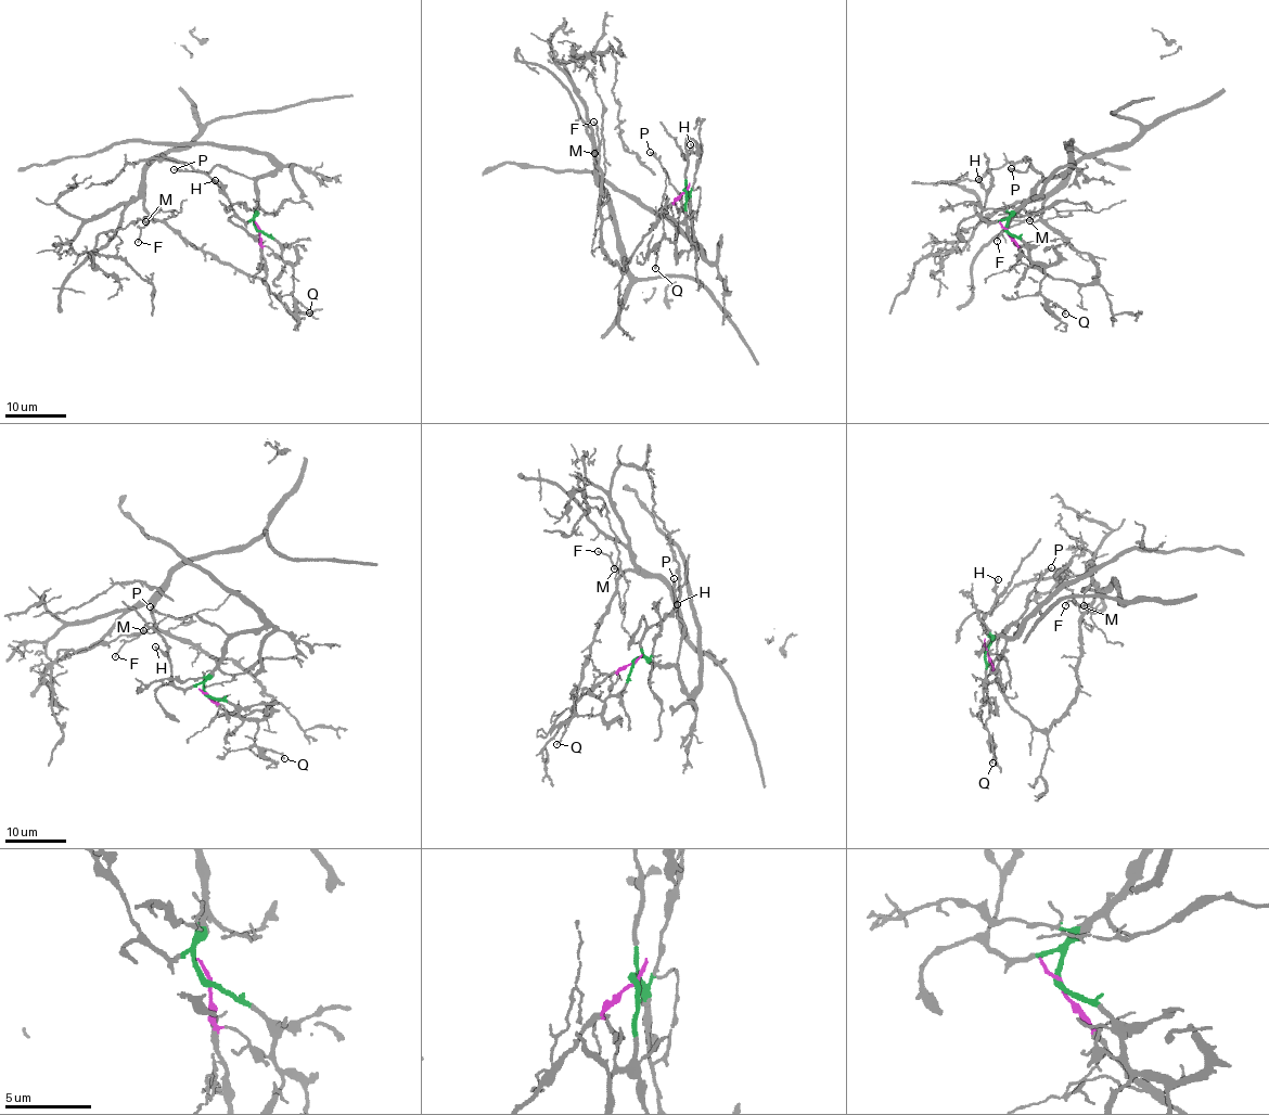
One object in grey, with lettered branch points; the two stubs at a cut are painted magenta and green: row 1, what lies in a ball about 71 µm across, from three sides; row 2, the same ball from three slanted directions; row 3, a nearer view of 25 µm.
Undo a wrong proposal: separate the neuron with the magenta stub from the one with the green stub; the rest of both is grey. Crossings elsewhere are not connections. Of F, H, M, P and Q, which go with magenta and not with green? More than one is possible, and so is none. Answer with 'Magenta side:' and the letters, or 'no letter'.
Magenta side: F, M

